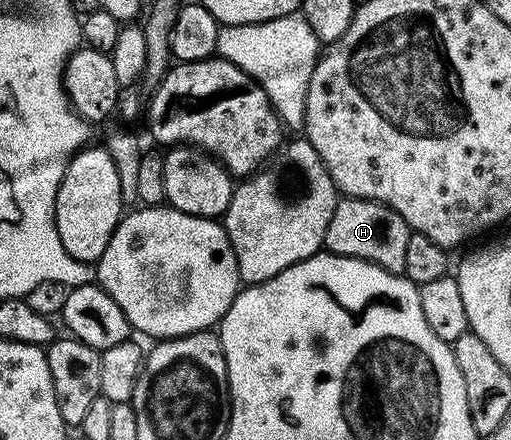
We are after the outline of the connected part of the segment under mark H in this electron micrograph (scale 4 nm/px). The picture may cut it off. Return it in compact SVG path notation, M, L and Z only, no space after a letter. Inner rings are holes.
M341 196L334 207L334 215L330 215L330 223L326 227L323 248L340 257L353 257L374 263L391 273L403 274L406 267L406 247L409 246L410 237L414 230L408 226L406 219L398 215L389 205L380 201L367 201L361 197Z

